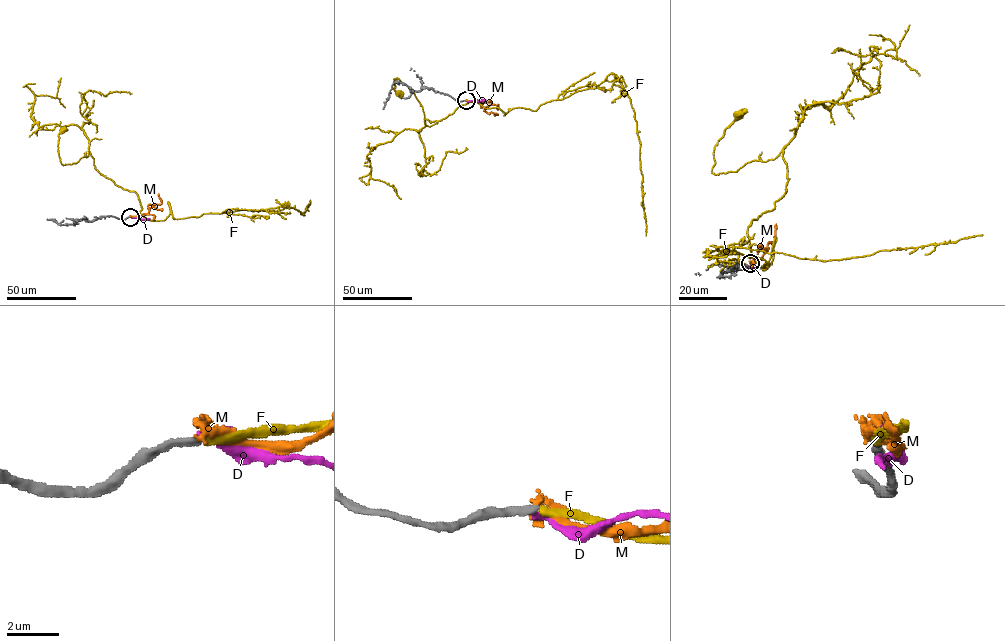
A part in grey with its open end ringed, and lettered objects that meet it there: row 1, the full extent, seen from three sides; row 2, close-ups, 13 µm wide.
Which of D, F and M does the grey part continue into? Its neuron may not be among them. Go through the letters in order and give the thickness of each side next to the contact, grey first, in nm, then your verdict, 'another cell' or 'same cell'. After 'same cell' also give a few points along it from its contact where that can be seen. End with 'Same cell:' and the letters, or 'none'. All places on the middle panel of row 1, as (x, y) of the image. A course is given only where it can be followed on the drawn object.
D: 280 nm thick on the grey side, 240 nm on the other; another cell
F: 260 nm thick on the grey side, 260 nm on the other; same cell; it runs (466, 100), (478, 100), (431, 122), (397, 77), (393, 81), (399, 93)
M: 280 nm thick on the grey side, 260 nm on the other; another cell
Same cell: F

